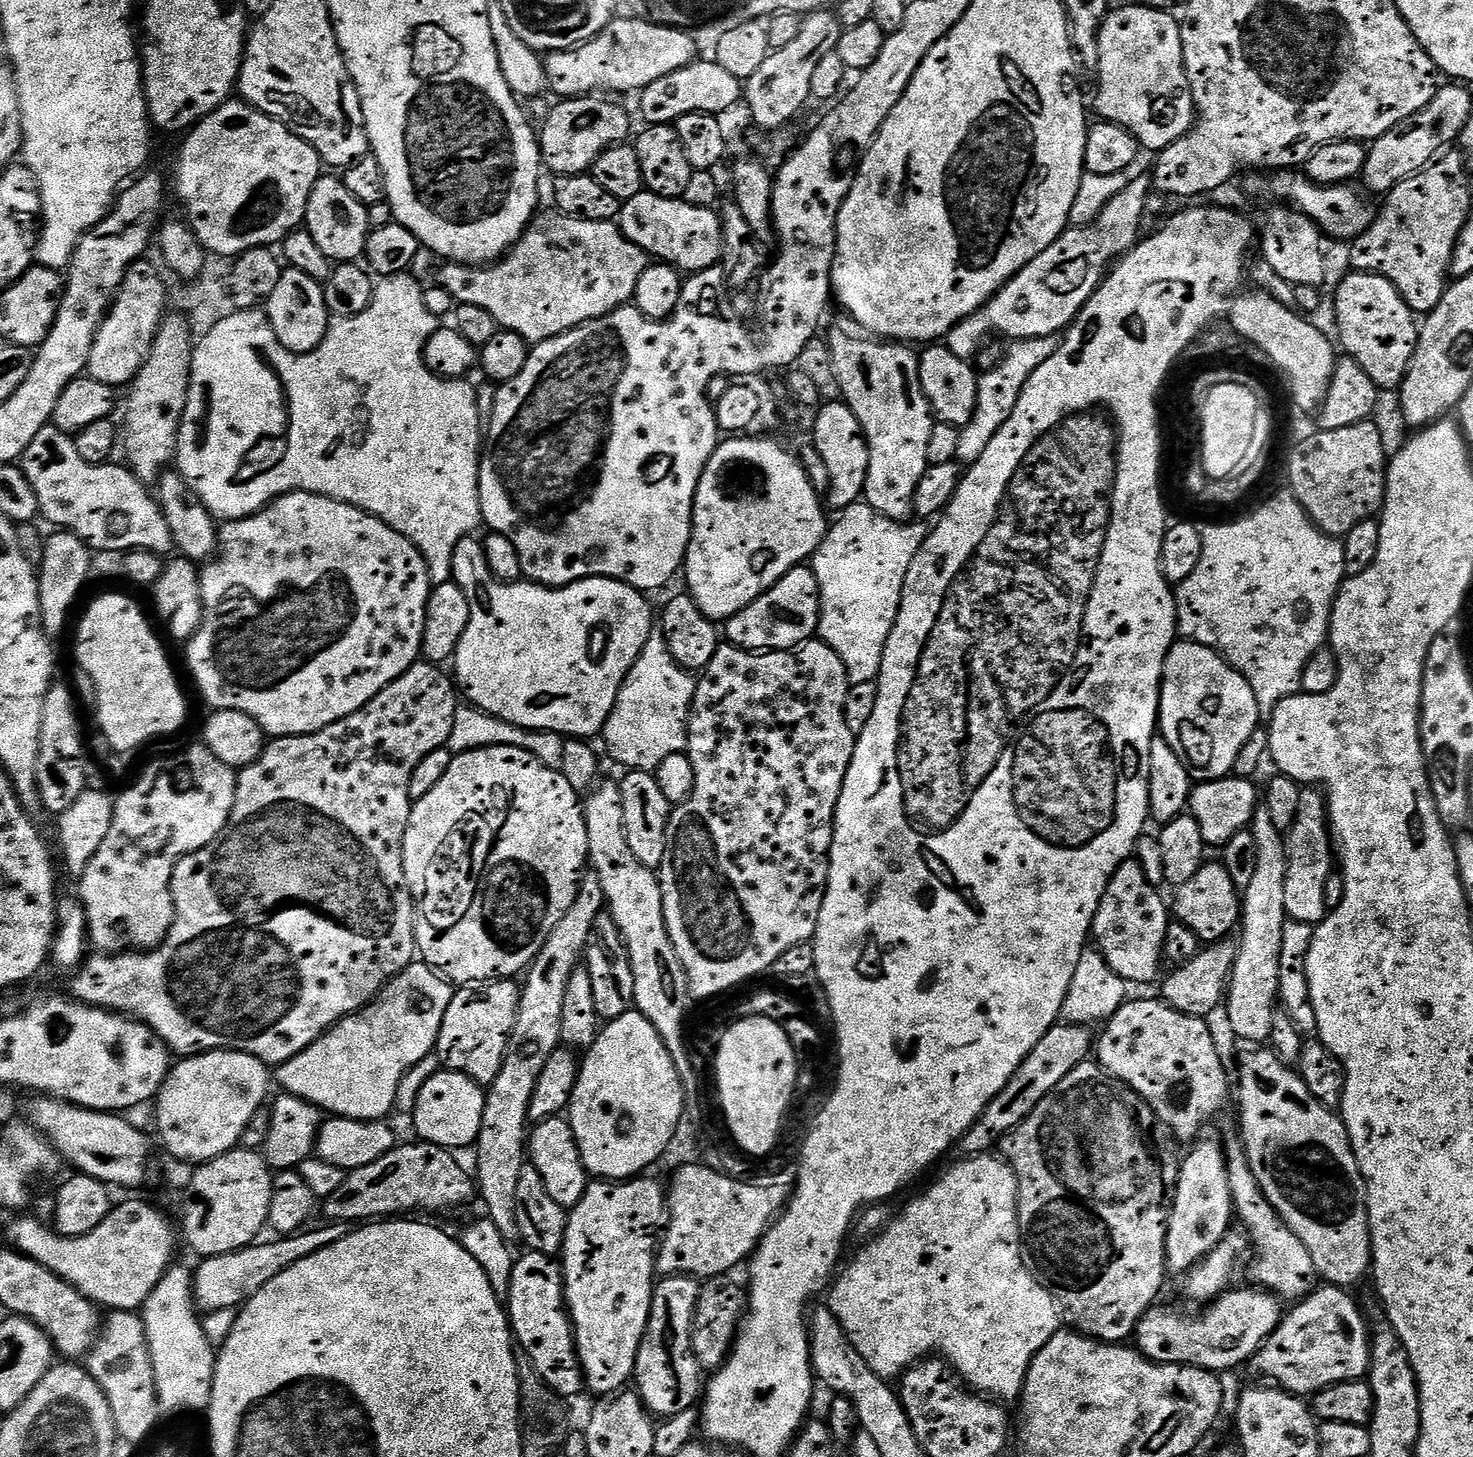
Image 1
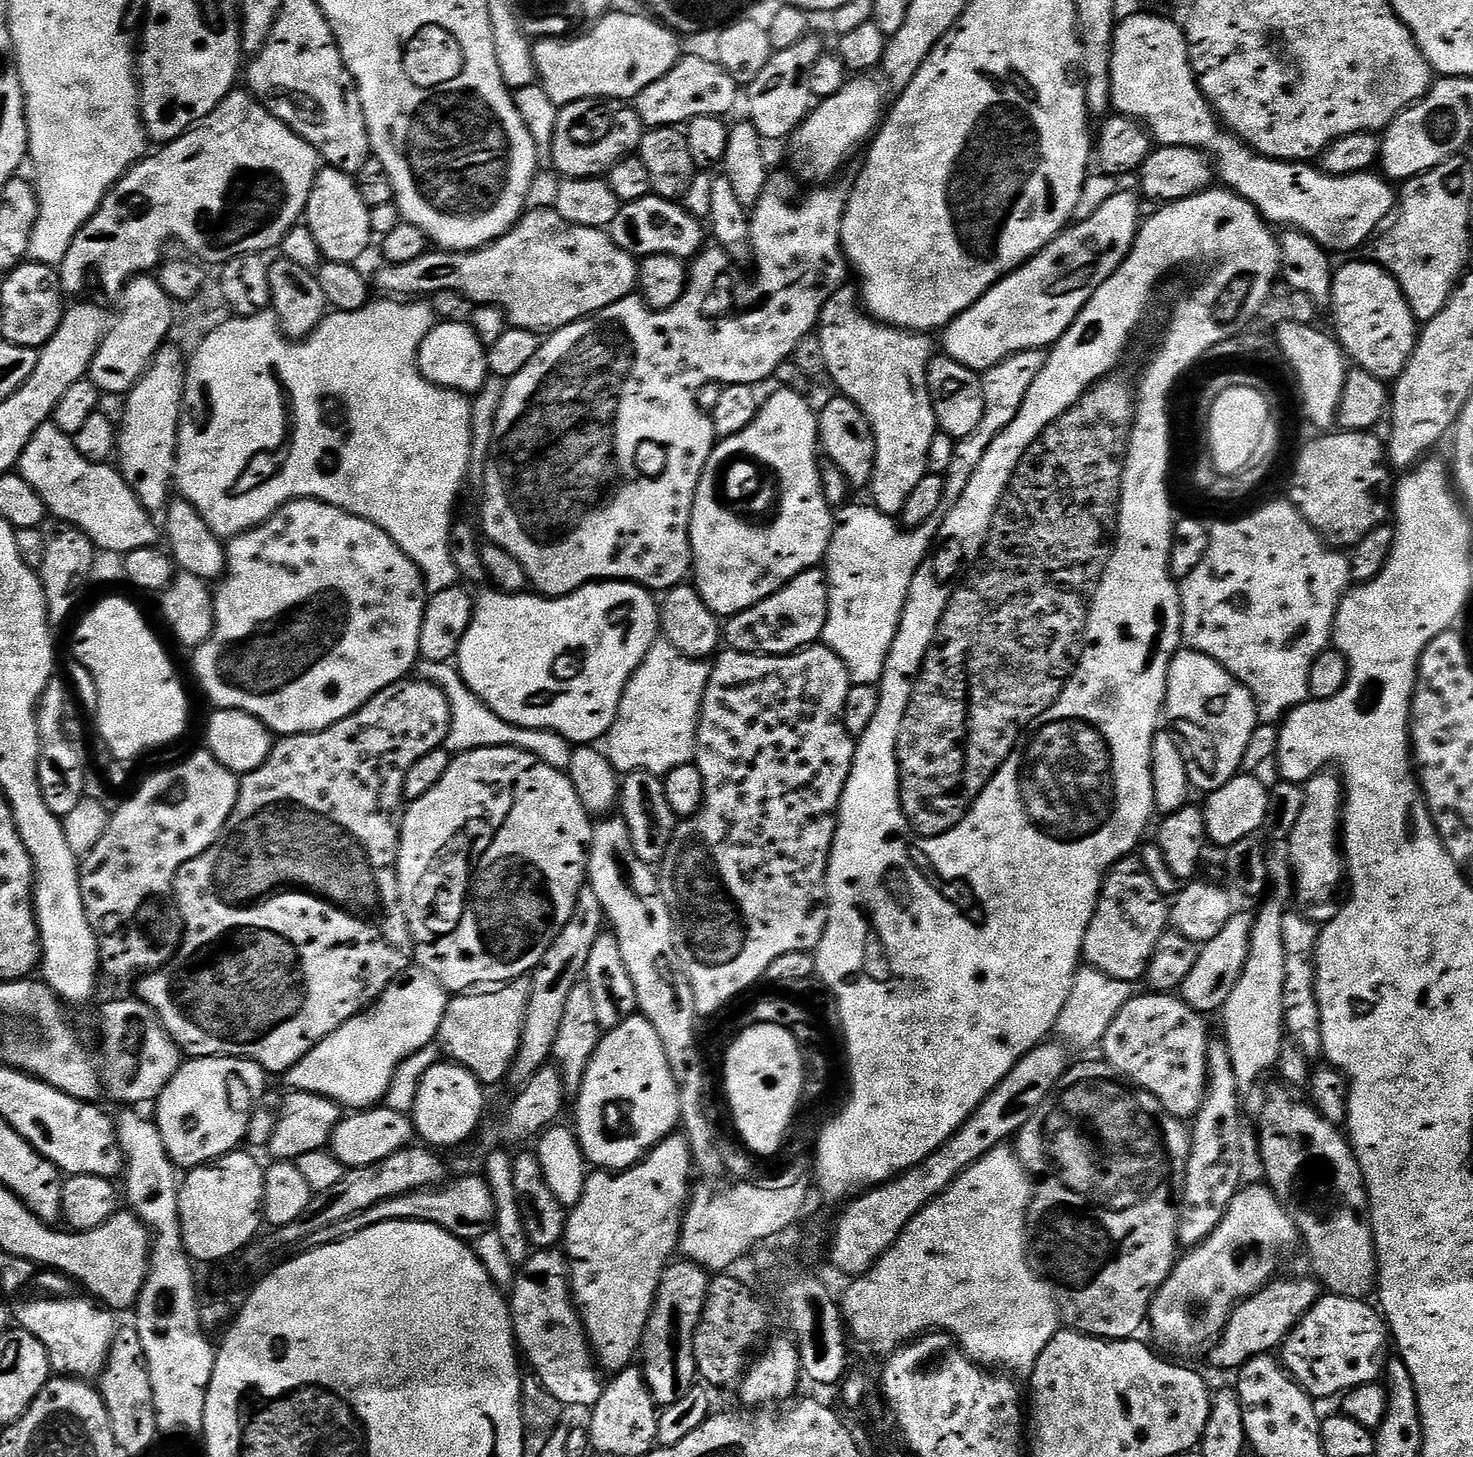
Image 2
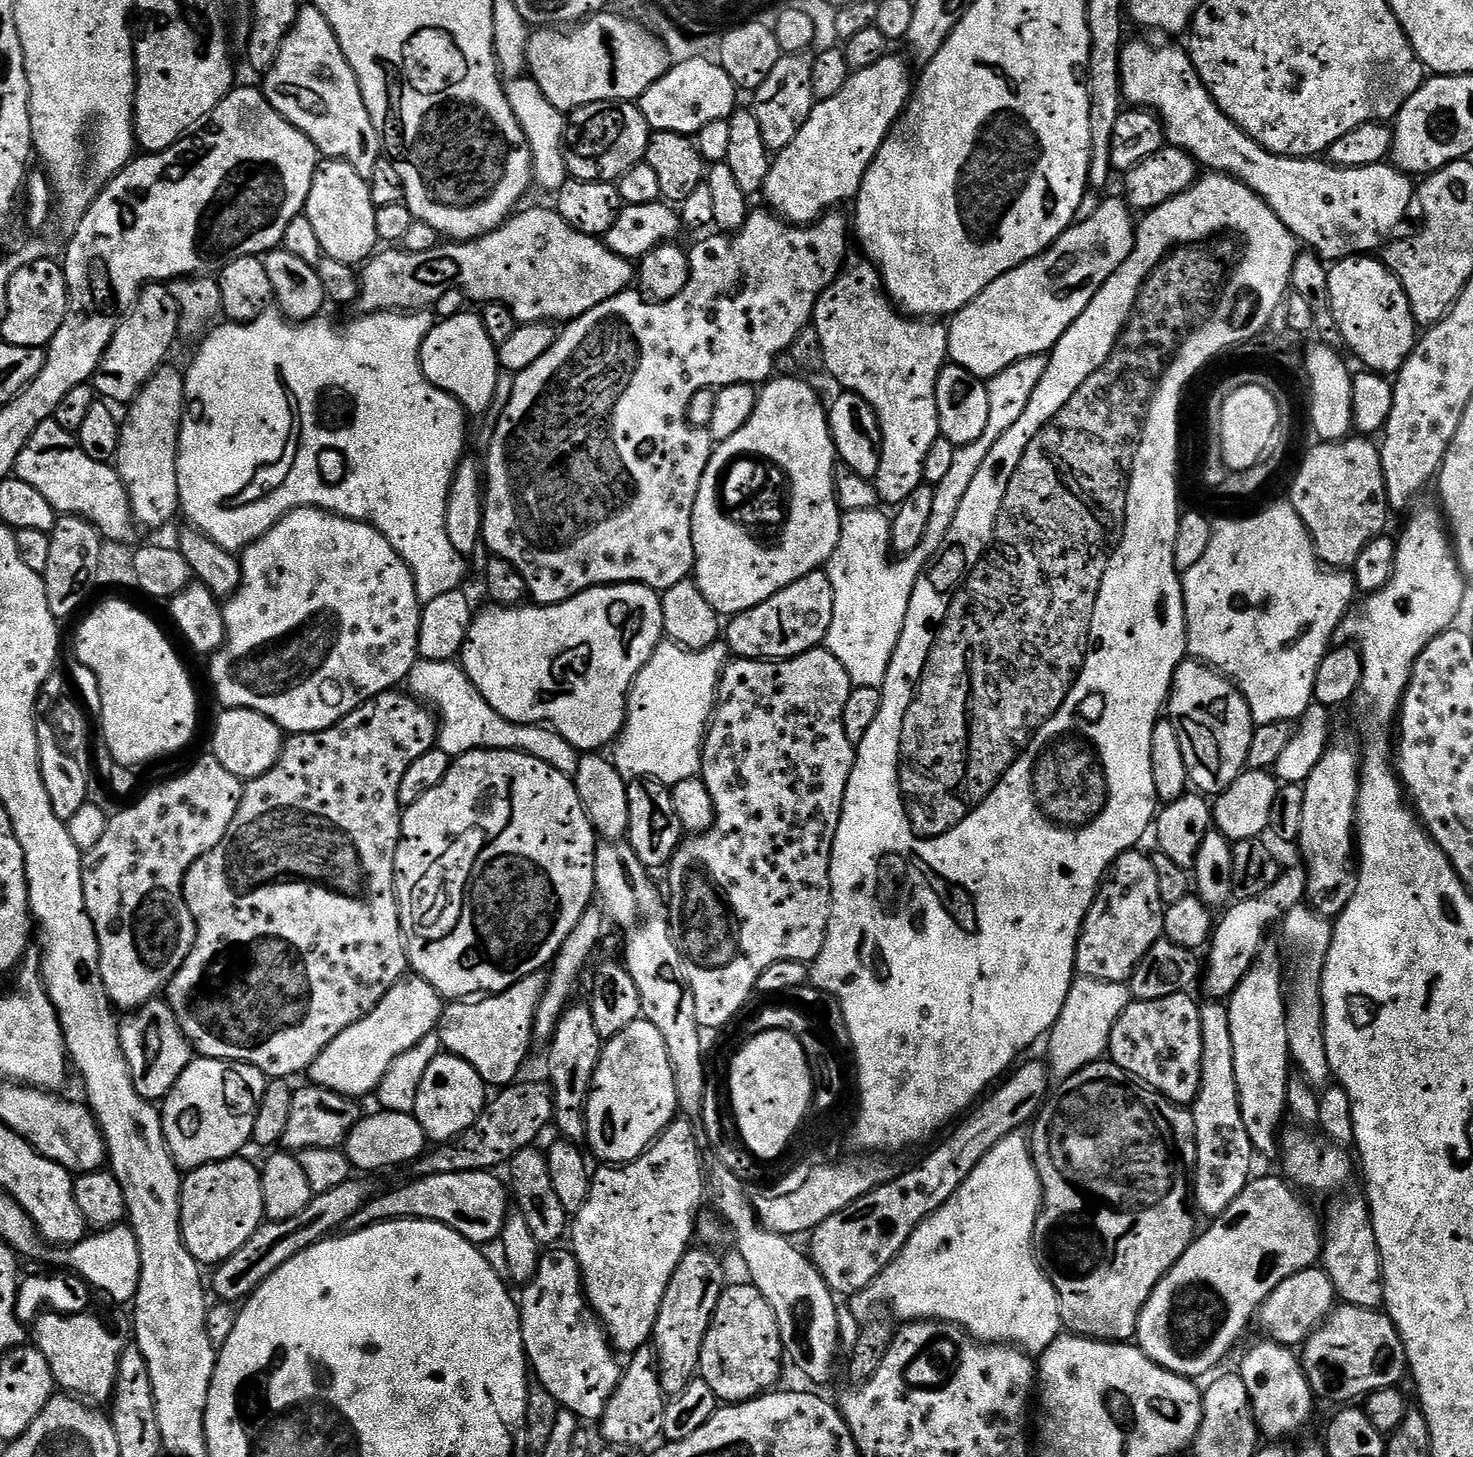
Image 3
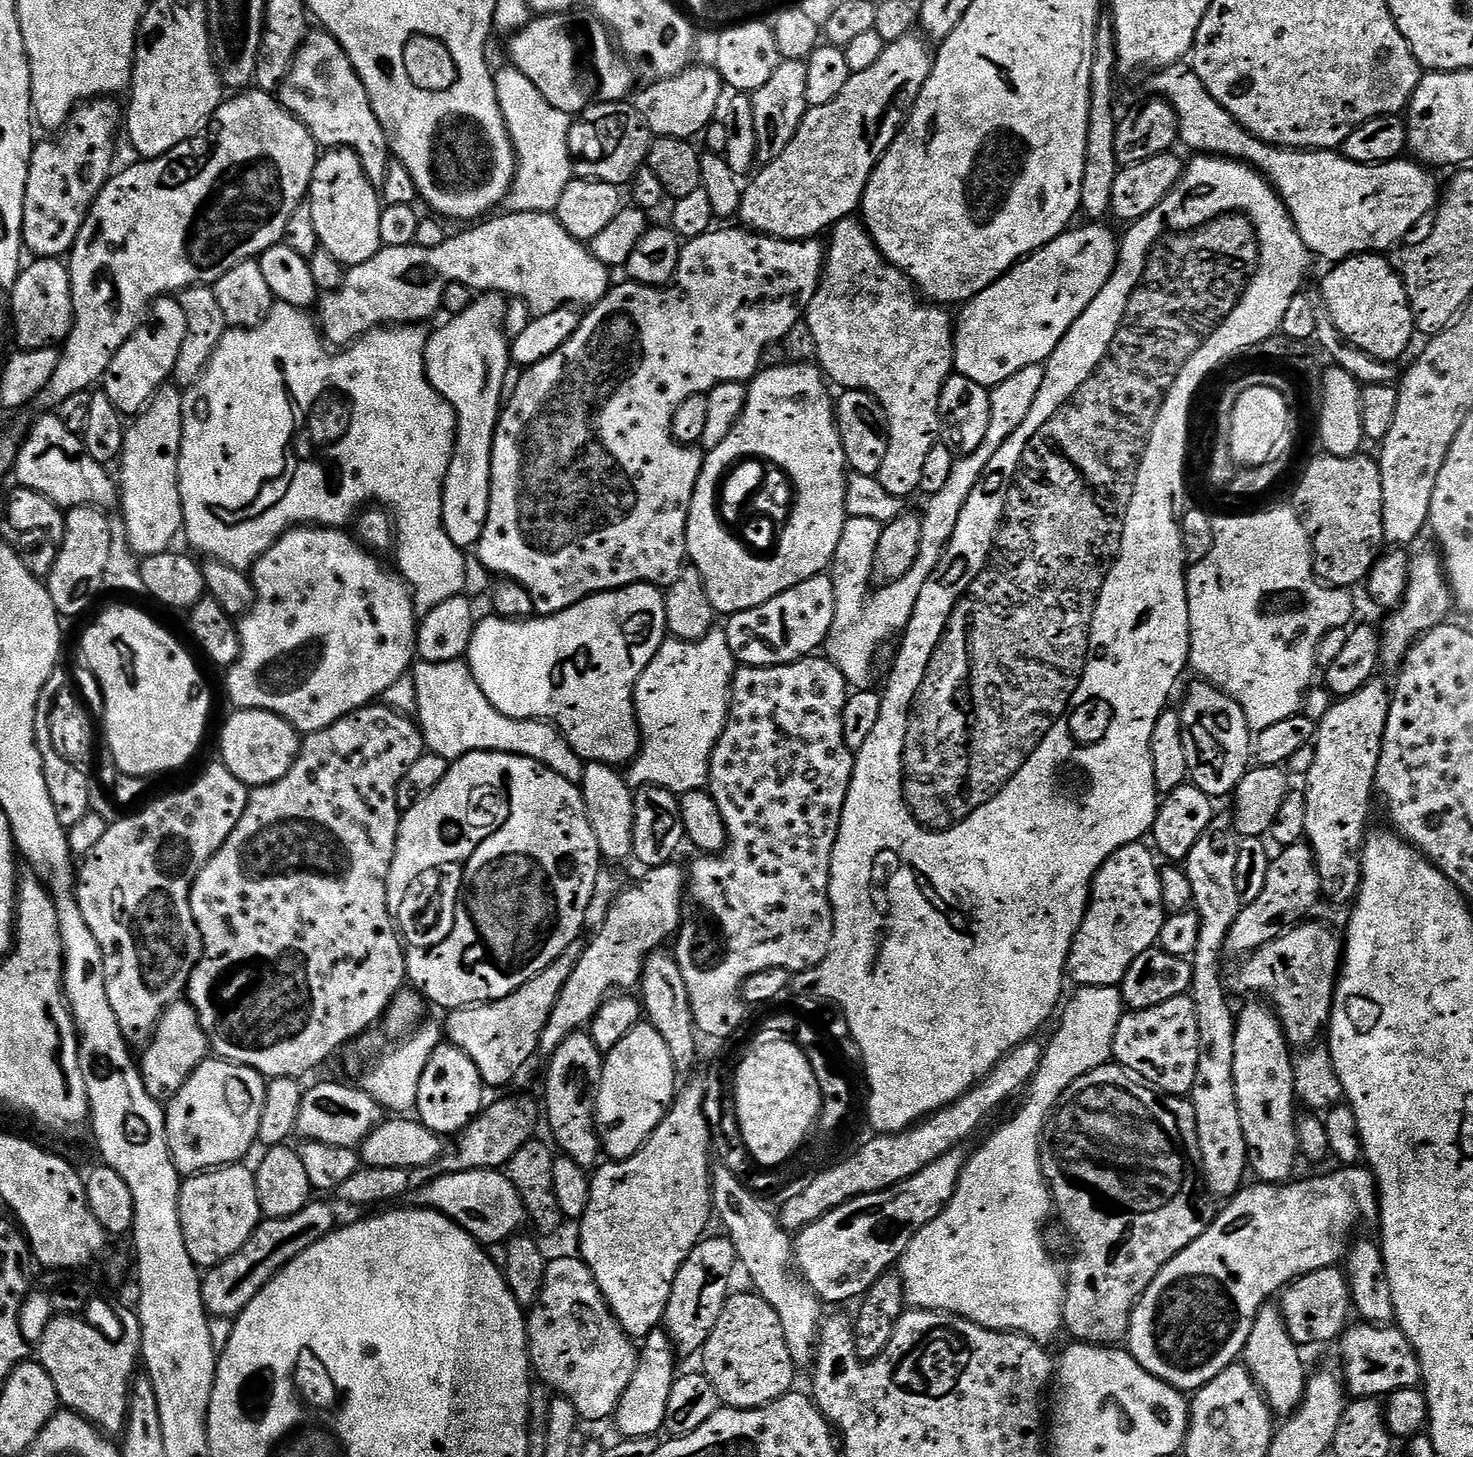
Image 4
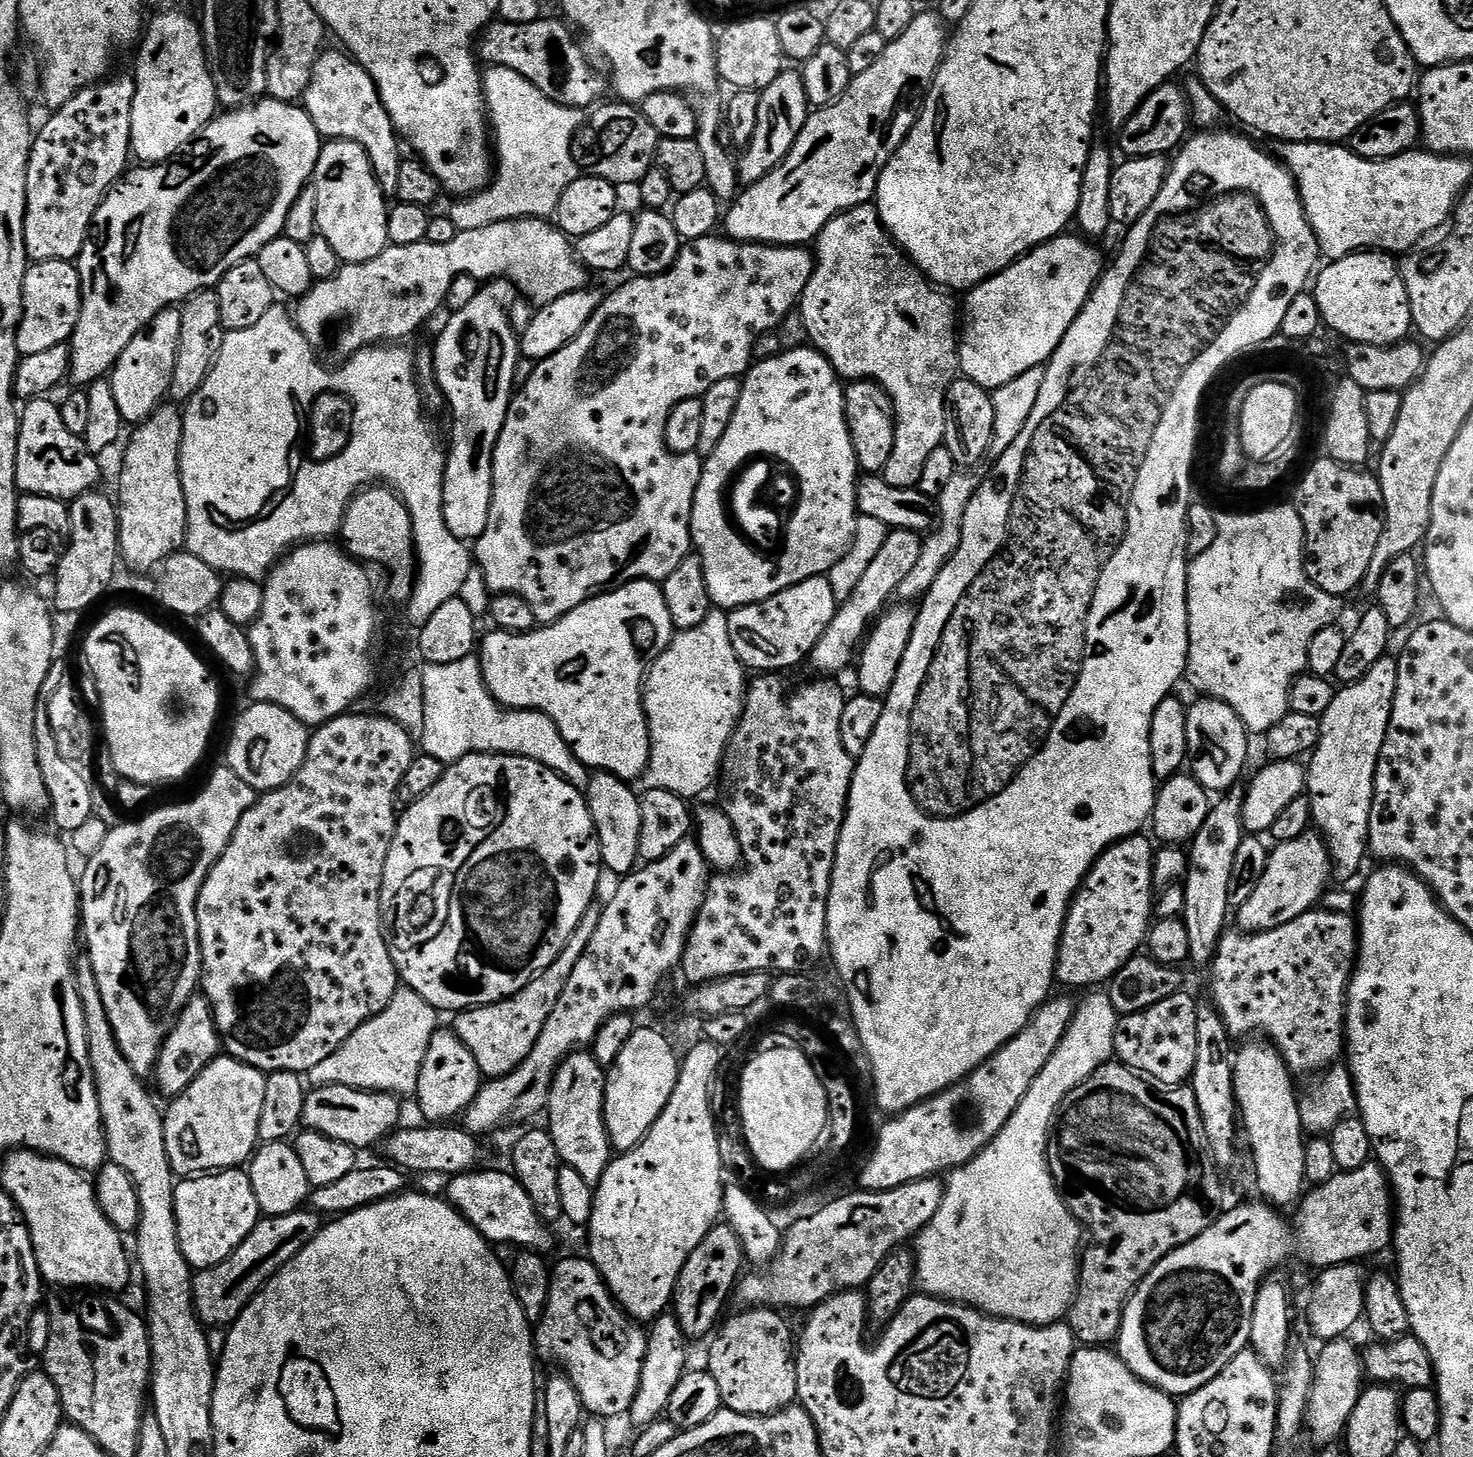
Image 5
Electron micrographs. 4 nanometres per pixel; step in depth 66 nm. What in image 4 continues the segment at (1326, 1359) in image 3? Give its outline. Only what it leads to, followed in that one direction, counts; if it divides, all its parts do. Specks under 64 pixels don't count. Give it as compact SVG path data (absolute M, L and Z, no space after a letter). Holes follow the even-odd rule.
M1367 1322L1353 1323L1345 1328L1338 1341L1338 1347L1340 1347L1340 1364L1344 1367L1342 1379L1349 1397L1387 1398L1392 1392L1415 1388L1421 1383L1420 1363L1416 1347L1410 1342L1410 1338L1406 1338L1406 1334L1398 1326L1377 1326Z

